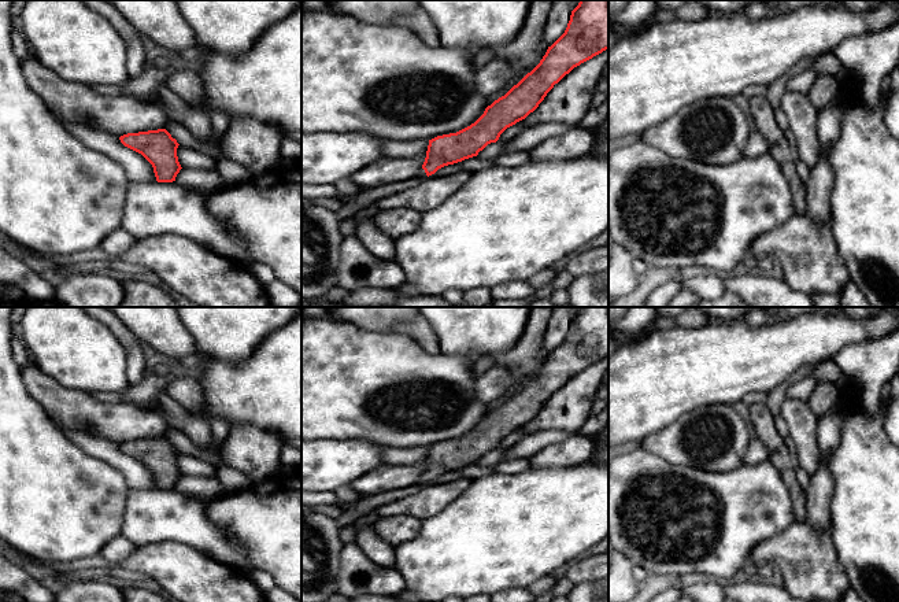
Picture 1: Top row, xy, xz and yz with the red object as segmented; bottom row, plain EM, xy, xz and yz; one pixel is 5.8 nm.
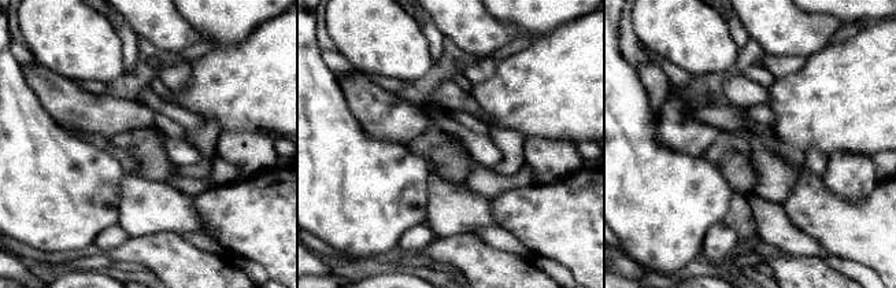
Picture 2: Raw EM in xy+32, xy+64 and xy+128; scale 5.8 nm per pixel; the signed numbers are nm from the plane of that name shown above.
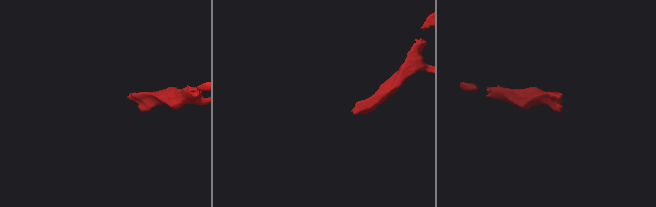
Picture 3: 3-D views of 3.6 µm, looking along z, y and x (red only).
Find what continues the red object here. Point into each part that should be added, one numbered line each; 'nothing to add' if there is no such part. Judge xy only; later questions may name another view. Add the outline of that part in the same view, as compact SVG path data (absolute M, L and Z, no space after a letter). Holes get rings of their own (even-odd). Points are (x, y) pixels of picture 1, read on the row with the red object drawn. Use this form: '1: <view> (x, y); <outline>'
nothing to add

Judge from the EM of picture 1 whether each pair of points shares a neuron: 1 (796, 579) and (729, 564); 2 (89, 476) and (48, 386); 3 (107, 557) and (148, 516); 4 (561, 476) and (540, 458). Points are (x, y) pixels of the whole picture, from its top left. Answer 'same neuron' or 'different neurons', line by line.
1: different neurons
2: different neurons
3: different neurons
4: different neurons

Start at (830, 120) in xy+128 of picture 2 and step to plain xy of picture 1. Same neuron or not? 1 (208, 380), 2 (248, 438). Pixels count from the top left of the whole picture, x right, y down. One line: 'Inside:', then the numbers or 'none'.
Inside: 1

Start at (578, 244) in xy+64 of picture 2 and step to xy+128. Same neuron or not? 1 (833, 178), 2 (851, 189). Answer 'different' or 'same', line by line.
1: different
2: different

